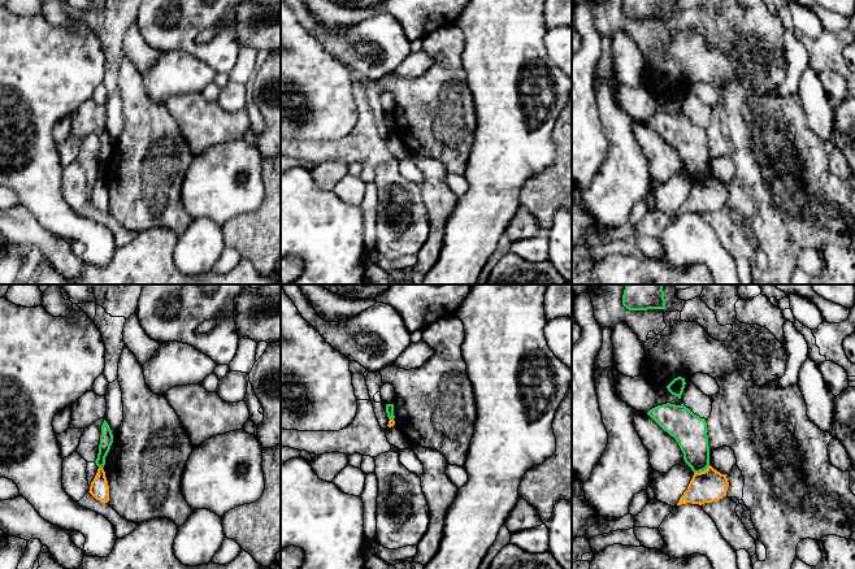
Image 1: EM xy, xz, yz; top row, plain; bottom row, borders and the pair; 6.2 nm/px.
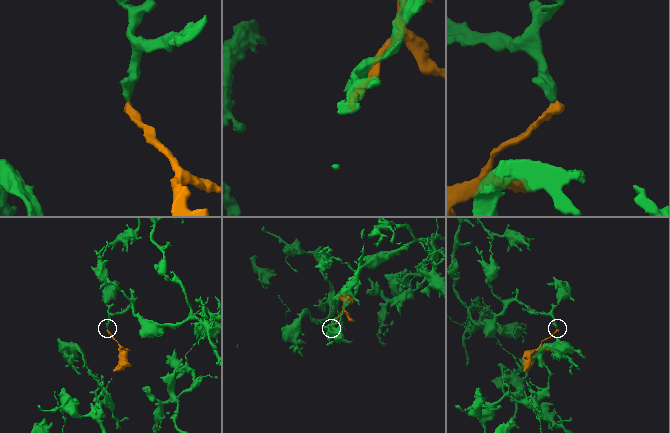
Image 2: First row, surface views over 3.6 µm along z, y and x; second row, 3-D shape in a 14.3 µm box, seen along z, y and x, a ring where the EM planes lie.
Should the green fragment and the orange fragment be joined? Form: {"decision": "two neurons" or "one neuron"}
{"decision": "two neurons"}

